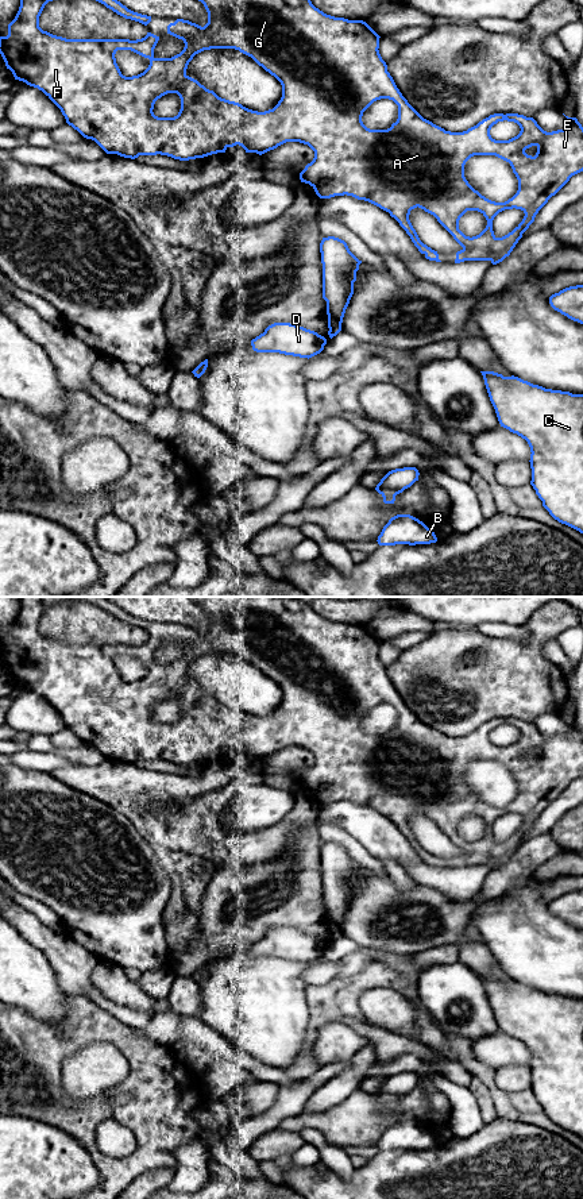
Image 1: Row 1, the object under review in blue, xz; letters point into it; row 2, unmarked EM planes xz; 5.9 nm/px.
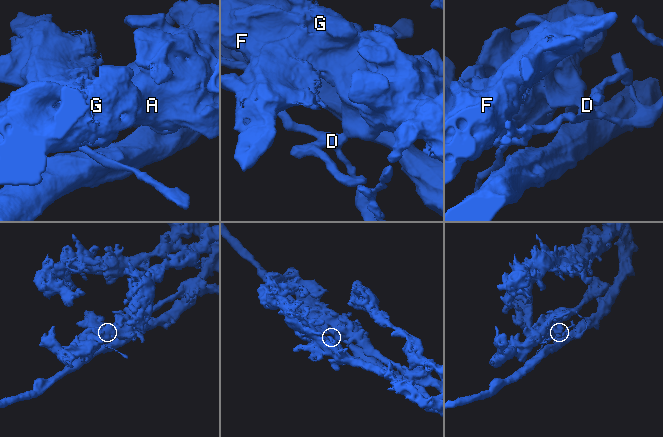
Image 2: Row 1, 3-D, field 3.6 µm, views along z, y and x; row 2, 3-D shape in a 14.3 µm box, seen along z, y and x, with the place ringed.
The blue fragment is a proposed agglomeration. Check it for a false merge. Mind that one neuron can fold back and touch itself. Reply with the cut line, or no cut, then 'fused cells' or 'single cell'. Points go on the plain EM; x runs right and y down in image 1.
cut xz (328, 921), (340, 930); fused cells

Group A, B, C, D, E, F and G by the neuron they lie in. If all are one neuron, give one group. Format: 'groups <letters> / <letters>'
groups A C E F G / B D

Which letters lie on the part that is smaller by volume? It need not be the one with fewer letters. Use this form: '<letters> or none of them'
B, D

